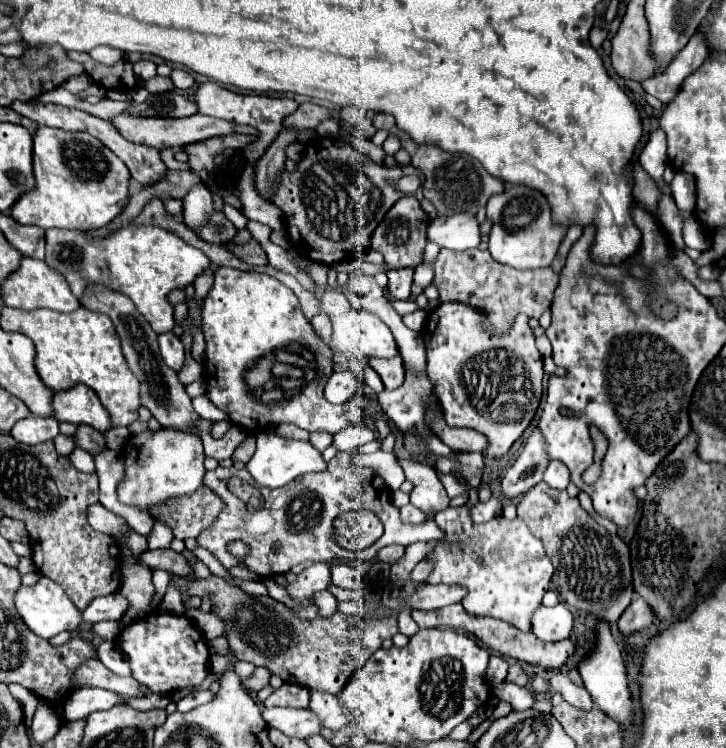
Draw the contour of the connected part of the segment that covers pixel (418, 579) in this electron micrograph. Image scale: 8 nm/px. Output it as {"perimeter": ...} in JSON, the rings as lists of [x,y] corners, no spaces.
{"perimeter":[[[420,561],[420,563],[416,565],[416,569],[410,573],[410,581],[412,581],[412,583],[422,583],[422,581],[426,581],[426,577],[428,577],[430,571],[432,571],[430,563],[428,563],[428,561]]]}

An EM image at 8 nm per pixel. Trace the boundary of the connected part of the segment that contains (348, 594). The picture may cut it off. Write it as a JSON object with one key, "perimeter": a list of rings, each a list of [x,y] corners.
{"perimeter":[[[330,585],[328,591],[338,599],[338,601],[362,601],[362,593],[360,591],[348,591],[336,585]]]}

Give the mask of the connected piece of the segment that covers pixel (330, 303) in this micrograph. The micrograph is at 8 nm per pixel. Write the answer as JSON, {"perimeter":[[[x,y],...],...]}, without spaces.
{"perimeter":[[[326,291],[320,297],[320,311],[326,315],[338,315],[350,309],[348,297],[342,291]]]}

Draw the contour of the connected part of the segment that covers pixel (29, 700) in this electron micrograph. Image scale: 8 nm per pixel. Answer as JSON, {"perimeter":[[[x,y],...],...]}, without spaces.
{"perimeter":[[[10,685],[10,693],[12,693],[12,695],[20,701],[20,705],[24,707],[24,713],[26,713],[26,723],[30,725],[32,715],[34,715],[34,711],[36,711],[36,703],[38,703],[36,695],[32,695],[28,689],[22,689],[20,685]]]}

